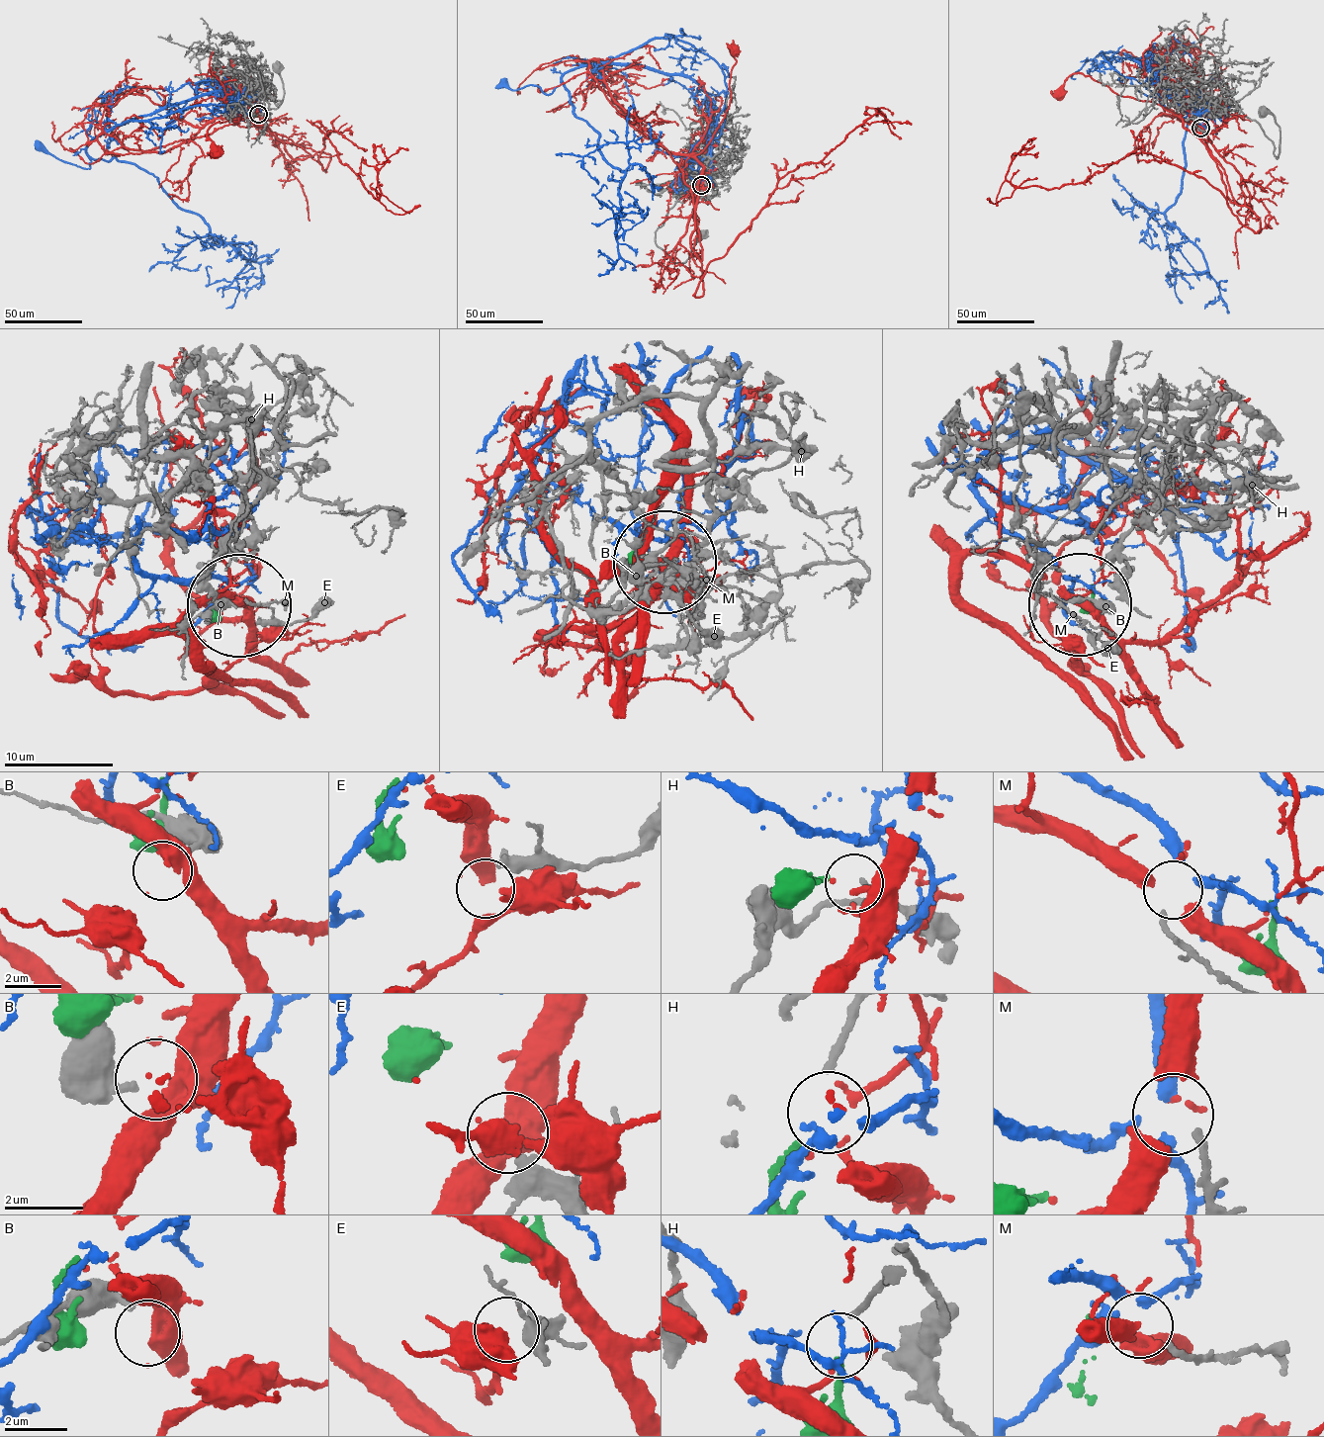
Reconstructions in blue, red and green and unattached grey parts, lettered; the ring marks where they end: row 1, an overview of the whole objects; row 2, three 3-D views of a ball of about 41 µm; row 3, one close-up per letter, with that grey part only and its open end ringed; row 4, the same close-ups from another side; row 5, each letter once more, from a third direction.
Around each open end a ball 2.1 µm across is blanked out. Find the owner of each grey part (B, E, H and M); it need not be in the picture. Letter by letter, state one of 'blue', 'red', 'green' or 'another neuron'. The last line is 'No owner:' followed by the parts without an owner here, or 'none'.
B: red
E: another neuron
H: green
M: blue
No owner: E

